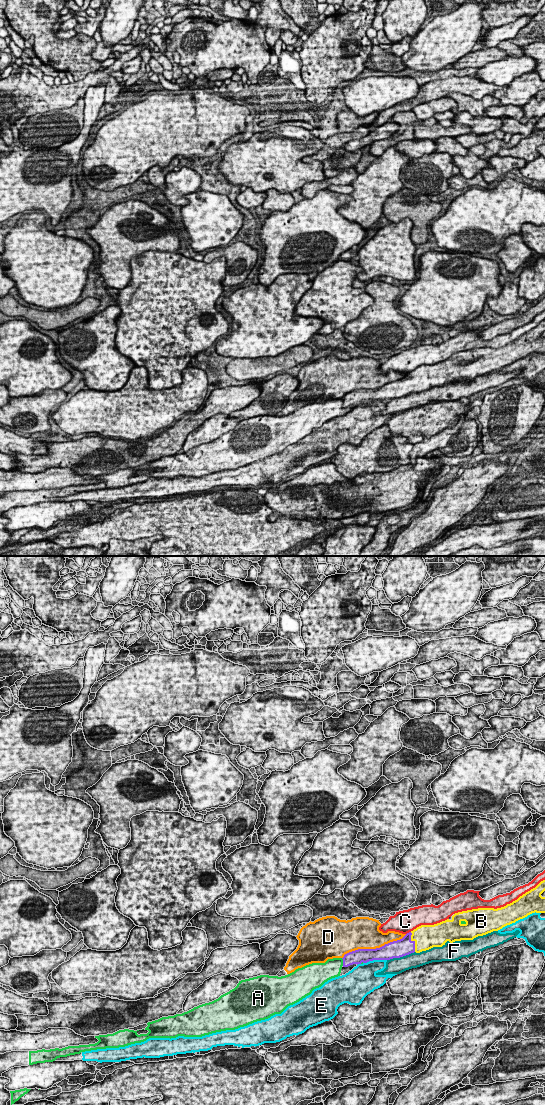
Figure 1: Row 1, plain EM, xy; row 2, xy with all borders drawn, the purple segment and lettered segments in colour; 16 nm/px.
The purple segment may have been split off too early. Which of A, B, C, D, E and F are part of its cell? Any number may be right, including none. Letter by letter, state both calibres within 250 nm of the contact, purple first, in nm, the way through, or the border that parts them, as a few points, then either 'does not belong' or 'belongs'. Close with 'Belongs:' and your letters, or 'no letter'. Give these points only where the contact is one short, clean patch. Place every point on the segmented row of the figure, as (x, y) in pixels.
A: 220 nm thick on the purple side, 300 nm on the other; does not belong
B: 280 nm thick on the purple side, 380 nm on the other; belongs
C: 280 nm thick on the purple side, 360 nm on the other; does not belong
D: 240 nm thick on the purple side, 420 nm on the other; does not belong
E: 240 nm thick on the purple side, 320 nm on the other; does not belong
F: 280 nm thick on the purple side, 260 nm on the other; does not belong
Belongs: B

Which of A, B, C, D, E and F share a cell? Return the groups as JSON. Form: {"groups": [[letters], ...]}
{"groups": [["A"], ["B"], ["C"], ["D"], ["E"], ["F"]]}

